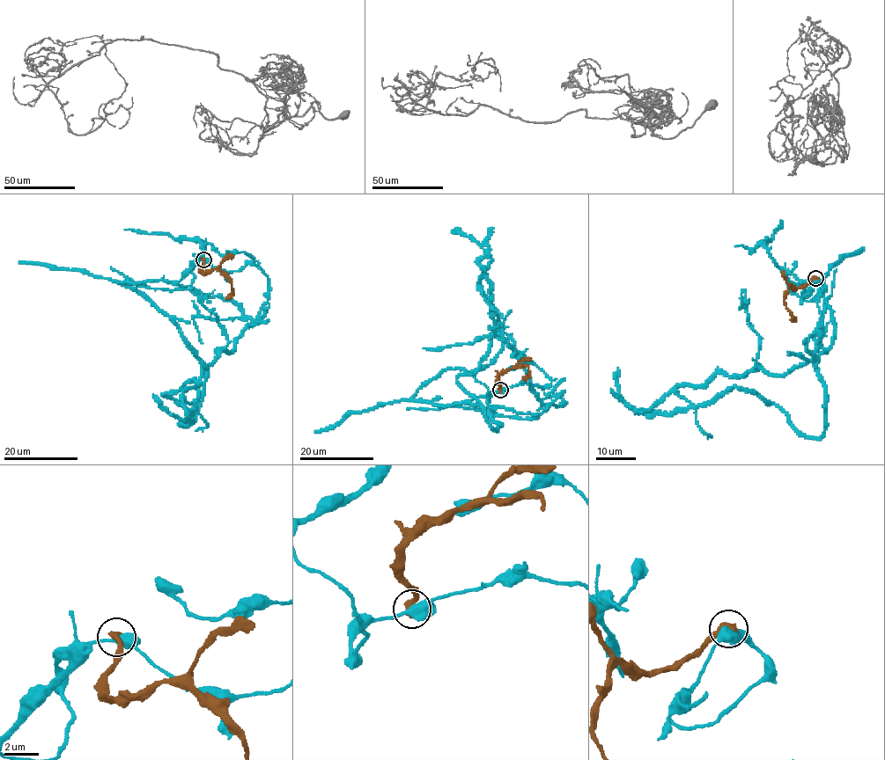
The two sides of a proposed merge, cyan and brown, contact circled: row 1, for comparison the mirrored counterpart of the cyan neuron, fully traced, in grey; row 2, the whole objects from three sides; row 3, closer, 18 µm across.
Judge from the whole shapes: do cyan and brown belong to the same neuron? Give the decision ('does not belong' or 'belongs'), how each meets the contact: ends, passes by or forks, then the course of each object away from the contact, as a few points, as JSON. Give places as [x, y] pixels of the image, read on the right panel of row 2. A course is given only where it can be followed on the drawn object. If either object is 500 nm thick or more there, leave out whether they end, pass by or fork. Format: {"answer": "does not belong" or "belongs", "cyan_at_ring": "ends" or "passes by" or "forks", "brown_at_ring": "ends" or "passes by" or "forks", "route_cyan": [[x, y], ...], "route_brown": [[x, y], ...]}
{"answer": "does not belong", "cyan_at_ring": "passes by", "brown_at_ring": "ends", "route_cyan": [[815, 278], [807, 301], [789, 285], [821, 283], [823, 434], [749, 390], [677, 393], [824, 352], [836, 269]], "route_brown": [[815, 278], [795, 288], [790, 286], [785, 302], [795, 322]]}

